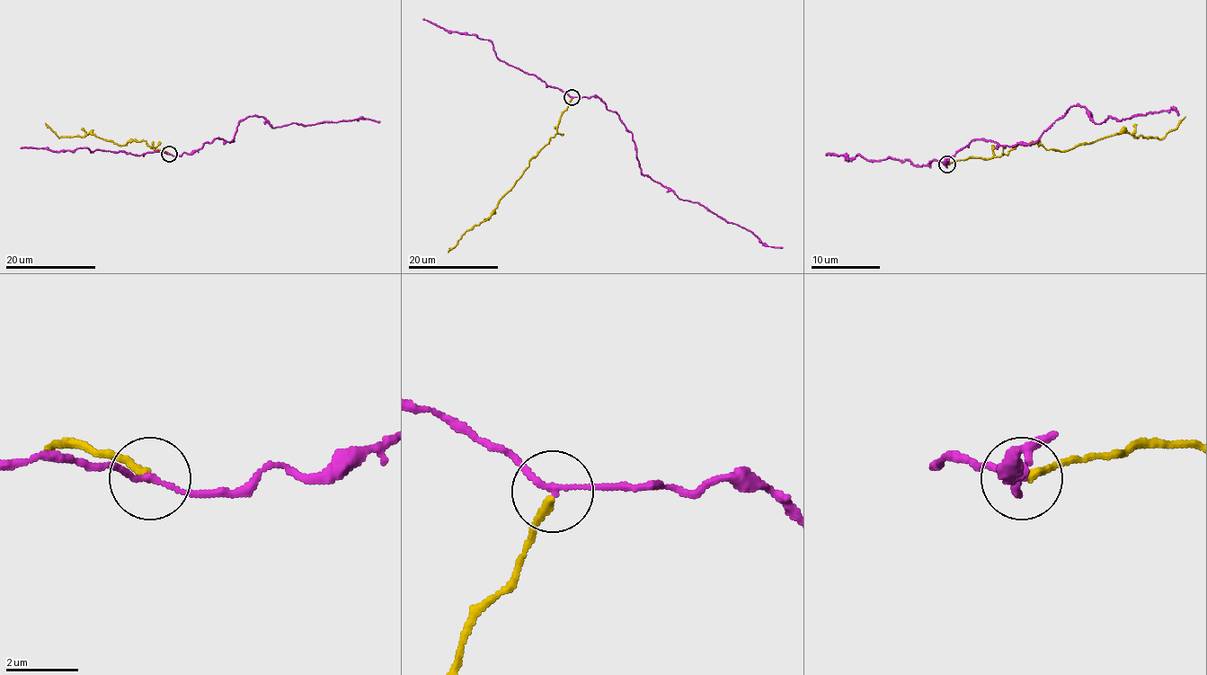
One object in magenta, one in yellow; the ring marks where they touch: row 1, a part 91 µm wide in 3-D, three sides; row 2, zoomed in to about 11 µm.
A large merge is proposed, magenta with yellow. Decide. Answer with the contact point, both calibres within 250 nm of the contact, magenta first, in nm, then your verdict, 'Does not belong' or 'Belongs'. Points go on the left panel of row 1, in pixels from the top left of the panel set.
Place: (169, 154). Thickness 150 nm (magenta) against 190 nm. Does not belong

